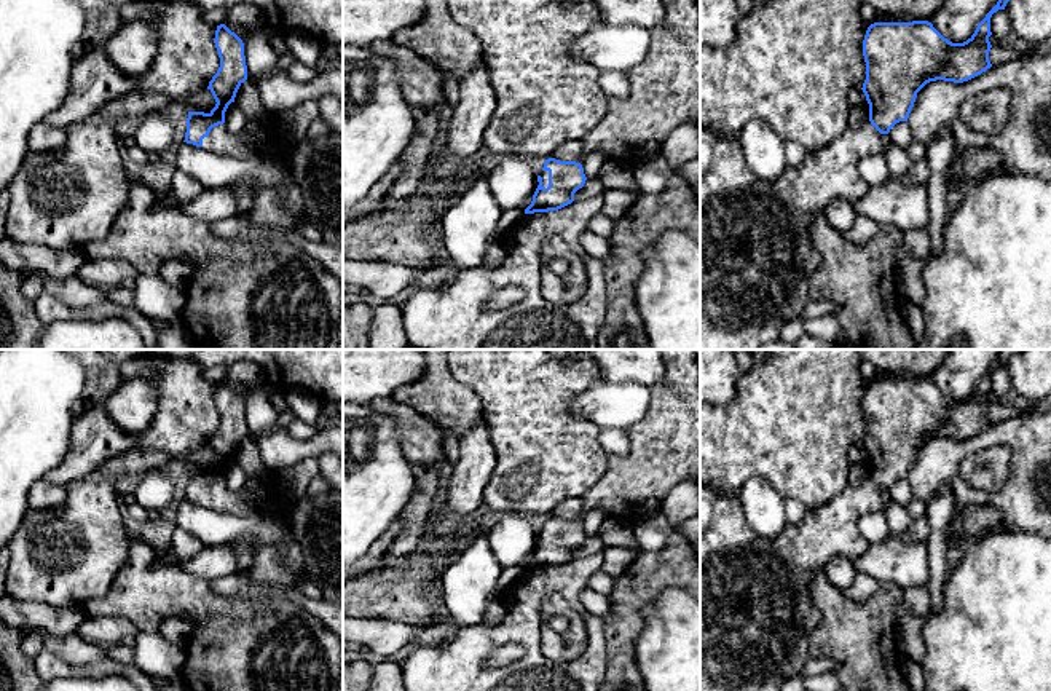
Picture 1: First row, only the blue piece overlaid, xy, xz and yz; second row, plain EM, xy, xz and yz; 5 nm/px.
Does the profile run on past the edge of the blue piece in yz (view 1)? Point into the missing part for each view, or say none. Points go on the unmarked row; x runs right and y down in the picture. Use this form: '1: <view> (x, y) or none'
1: yz (756, 612)

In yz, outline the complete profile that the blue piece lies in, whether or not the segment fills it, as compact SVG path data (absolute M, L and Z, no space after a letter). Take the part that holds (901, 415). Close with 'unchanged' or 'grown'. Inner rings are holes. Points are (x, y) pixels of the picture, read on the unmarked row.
M1002 349L997 362L963 401L949 399L928 378L871 381L863 397L866 437L861 445L869 461L869 477L858 485L848 484L829 503L807 509L799 523L786 523L775 538L761 538L751 530L735 493L719 493L710 523L700 533L700 691L780 691L785 680L801 675L812 657L809 645L821 619L821 611L815 606L810 592L815 571L837 555L856 562L866 554L869 543L860 531L860 519L869 512L880 512L882 493L888 492L896 480L907 479L917 450L927 440L936 437L963 440L992 424L990 375L998 367L1005 367L1010 356L1019 351L1022 349Z | grown

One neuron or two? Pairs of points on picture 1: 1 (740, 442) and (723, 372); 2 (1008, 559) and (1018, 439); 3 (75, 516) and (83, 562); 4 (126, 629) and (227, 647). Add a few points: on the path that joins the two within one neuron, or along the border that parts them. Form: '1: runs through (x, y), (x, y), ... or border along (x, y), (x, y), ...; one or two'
1: border along (742, 372), (737, 391), (716, 407); two
2: border along (999, 527), (1034, 533); two
3: runs through (75, 527), (72, 551); one
4: border along (101, 616), (123, 616), (137, 629); two

